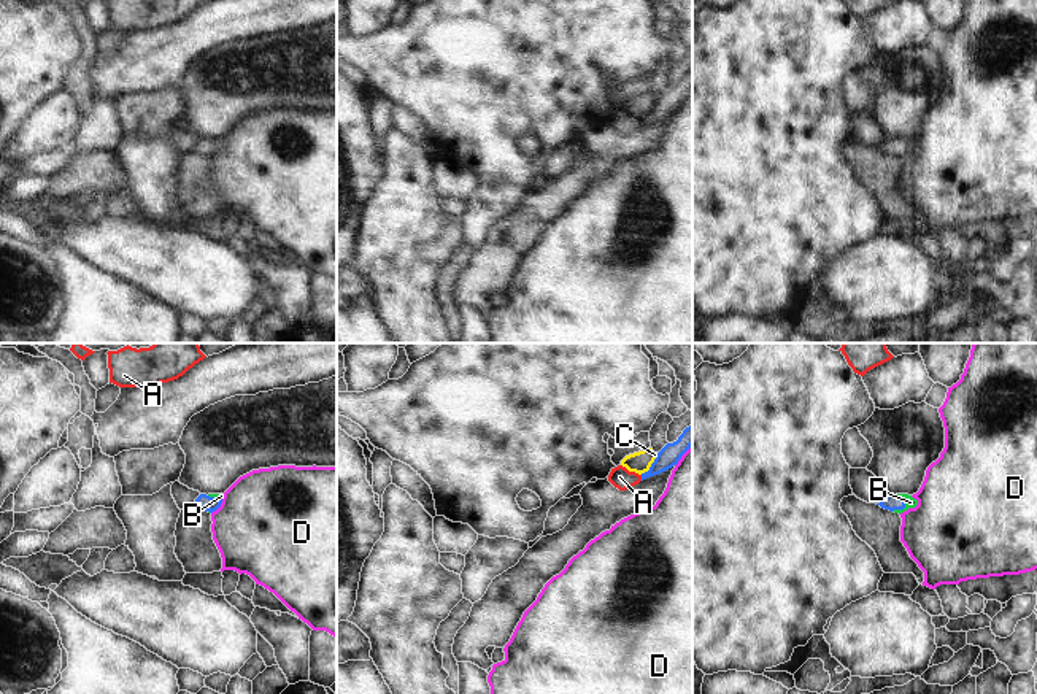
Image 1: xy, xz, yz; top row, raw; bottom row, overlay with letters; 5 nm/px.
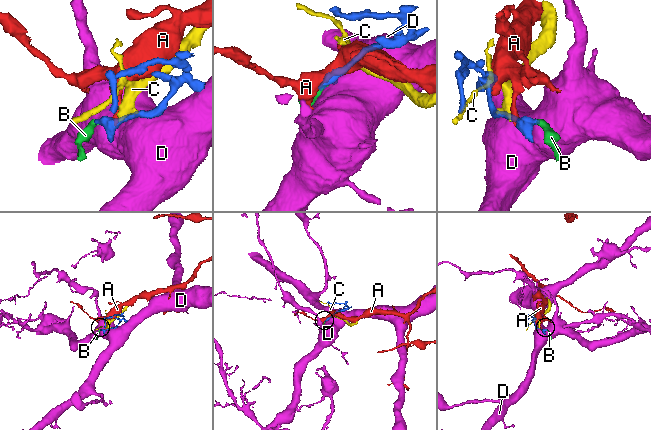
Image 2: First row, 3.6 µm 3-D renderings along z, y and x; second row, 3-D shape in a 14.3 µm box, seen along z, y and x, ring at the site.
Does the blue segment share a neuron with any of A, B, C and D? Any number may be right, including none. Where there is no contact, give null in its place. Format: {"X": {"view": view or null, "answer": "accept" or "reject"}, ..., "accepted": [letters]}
{"A": {"view": "xz", "answer": "reject"}, "B": {"view": "yz", "answer": "accept"}, "C": {"view": "xz", "answer": "reject"}, "D": {"view": "xy", "answer": "reject"}, "accepted": ["B"]}

